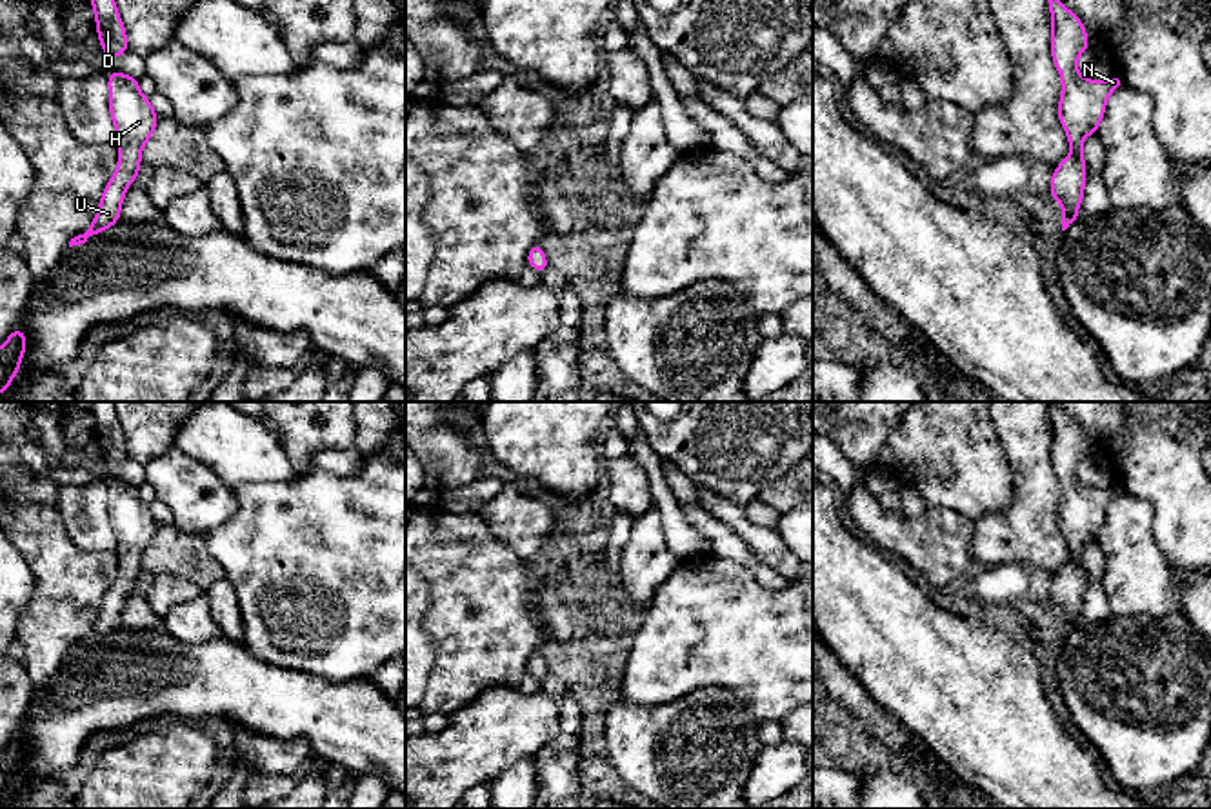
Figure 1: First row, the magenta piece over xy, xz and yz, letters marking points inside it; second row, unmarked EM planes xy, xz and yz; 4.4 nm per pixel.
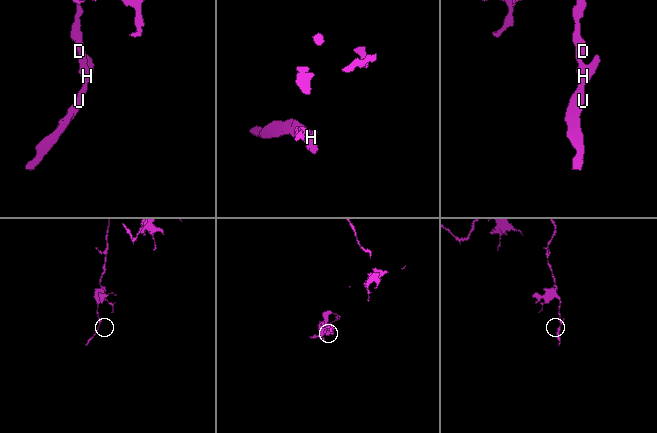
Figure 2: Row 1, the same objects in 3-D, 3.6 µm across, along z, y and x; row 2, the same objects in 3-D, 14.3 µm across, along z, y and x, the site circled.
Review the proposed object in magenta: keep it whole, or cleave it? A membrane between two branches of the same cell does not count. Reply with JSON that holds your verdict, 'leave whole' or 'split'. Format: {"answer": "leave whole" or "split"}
{"answer": "leave whole"}

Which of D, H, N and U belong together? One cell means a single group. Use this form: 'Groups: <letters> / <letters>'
Groups: D H N U

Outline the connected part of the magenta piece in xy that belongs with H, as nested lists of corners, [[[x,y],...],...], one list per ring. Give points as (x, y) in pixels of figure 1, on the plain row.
[[[113,478],[107,482],[107,491],[109,520],[116,534],[116,554],[120,558],[118,574],[102,600],[91,634],[71,645],[69,654],[85,651],[91,644],[120,629],[125,598],[140,580],[140,558],[158,533],[158,522],[149,505],[140,500],[138,485]]]

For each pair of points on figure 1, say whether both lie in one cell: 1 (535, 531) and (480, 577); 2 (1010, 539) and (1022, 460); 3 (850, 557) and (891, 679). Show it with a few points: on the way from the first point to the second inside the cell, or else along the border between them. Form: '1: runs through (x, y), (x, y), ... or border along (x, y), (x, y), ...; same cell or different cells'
1: border along (482, 520), (499, 540), (522, 559), (546, 566); different cells
2: runs through (1026, 519), (1026, 480); same cell
3: runs through (850, 588), (866, 611), (891, 637), (891, 648); same cell

